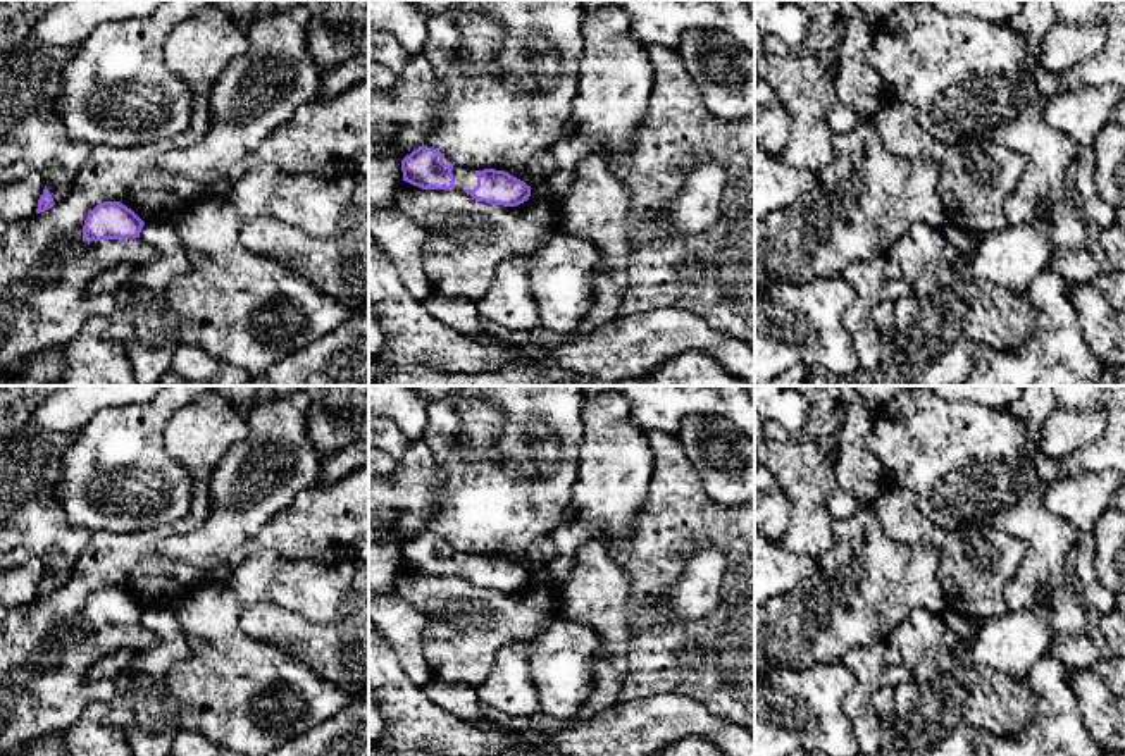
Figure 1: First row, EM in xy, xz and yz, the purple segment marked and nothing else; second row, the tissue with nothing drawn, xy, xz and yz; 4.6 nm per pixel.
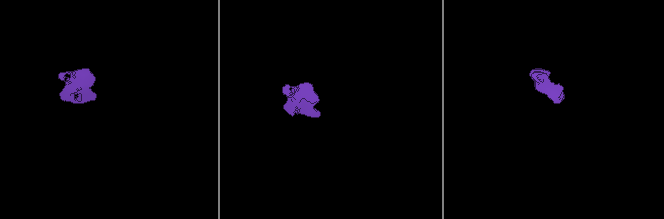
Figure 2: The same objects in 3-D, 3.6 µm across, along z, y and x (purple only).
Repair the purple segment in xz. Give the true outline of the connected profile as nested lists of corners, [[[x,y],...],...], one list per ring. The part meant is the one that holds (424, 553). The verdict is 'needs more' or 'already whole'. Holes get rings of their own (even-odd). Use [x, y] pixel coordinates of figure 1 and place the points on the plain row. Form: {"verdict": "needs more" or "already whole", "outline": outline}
{"verdict": "needs more", "outline": [[[419,532],[410,541],[407,541],[401,546],[401,556],[403,567],[422,575],[463,575],[472,584],[486,589],[517,592],[531,582],[531,572],[505,556],[472,556],[469,553],[460,553],[439,536],[429,532]]]}

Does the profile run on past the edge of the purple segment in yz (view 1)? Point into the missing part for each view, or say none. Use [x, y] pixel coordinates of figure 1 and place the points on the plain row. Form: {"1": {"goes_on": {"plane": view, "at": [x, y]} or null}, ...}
{"1": {"goes_on": null}}

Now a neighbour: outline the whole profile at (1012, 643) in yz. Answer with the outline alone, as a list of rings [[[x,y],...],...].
[[[1042,592],[1027,608],[1006,610],[999,617],[977,622],[977,641],[970,649],[970,661],[1013,679],[1025,679],[1053,644],[1046,601],[1047,596]]]

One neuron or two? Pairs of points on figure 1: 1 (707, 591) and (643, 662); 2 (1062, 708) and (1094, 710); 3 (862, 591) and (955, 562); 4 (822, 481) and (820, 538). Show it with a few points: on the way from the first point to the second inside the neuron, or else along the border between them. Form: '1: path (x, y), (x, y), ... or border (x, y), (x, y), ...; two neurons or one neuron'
1: border (720, 601), (698, 617), (671, 617), (660, 607); two neurons
2: border (1069, 670), (1067, 682), (1079, 718), (1093, 737); two neurons
3: border (905, 543), (938, 551), (938, 581), (946, 605); two neurons
4: path (817, 495), (817, 524); one neuron

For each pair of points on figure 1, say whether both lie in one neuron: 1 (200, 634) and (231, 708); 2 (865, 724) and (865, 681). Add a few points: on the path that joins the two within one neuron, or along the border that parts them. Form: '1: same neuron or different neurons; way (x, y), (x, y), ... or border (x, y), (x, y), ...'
1: same neuron; way (217, 653), (226, 663), (231, 689)
2: same neuron; way (863, 713), (863, 691)

